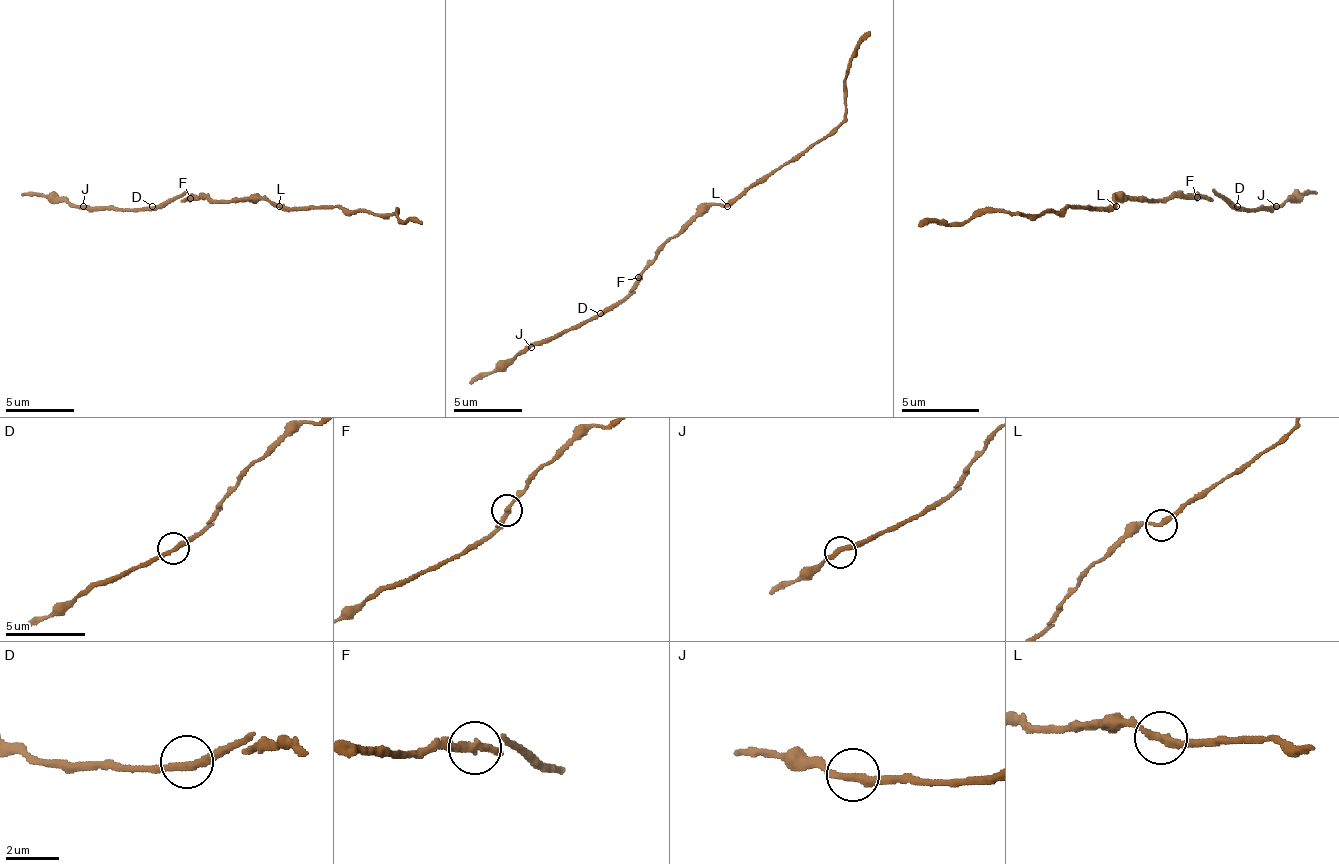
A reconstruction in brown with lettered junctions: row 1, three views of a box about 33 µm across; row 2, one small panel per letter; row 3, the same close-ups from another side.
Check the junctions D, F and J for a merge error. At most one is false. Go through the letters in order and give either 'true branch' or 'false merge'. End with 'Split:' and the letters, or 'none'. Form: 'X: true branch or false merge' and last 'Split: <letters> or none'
D: true branch
F: true branch
J: true branch
Split: none

